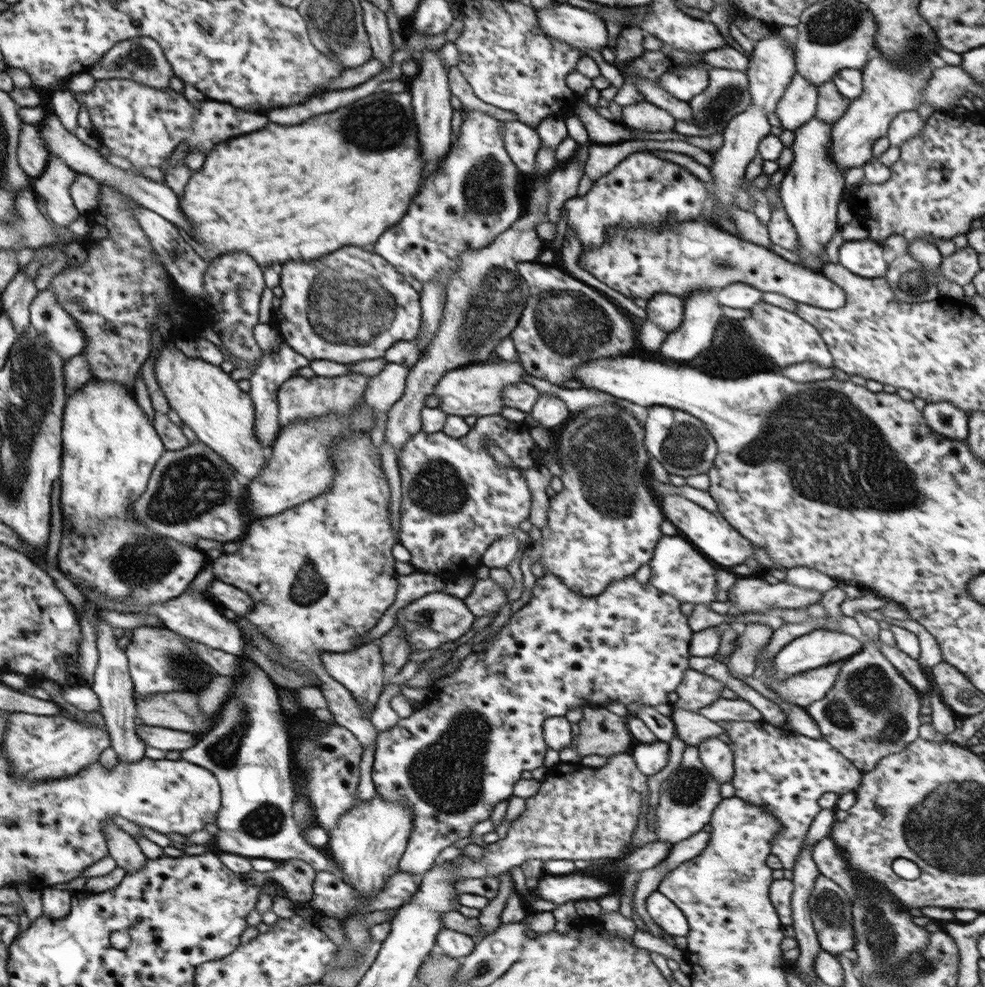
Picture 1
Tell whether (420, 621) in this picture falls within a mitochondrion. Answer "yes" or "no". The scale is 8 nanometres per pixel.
yes

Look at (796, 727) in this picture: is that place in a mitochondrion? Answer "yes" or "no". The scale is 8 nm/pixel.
no

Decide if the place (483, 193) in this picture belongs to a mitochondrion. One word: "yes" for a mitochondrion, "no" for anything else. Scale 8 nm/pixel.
yes

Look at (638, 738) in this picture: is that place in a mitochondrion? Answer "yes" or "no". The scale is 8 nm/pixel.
no

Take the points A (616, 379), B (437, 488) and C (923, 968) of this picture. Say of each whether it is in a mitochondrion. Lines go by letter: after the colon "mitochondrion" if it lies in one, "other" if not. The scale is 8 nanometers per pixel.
A: other
B: mitochondrion
C: mitochondrion

